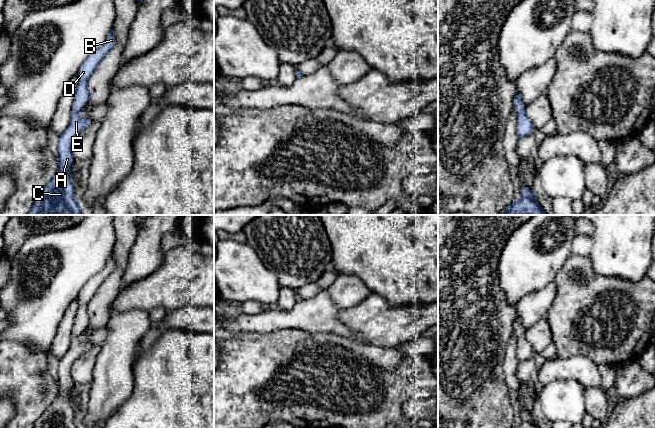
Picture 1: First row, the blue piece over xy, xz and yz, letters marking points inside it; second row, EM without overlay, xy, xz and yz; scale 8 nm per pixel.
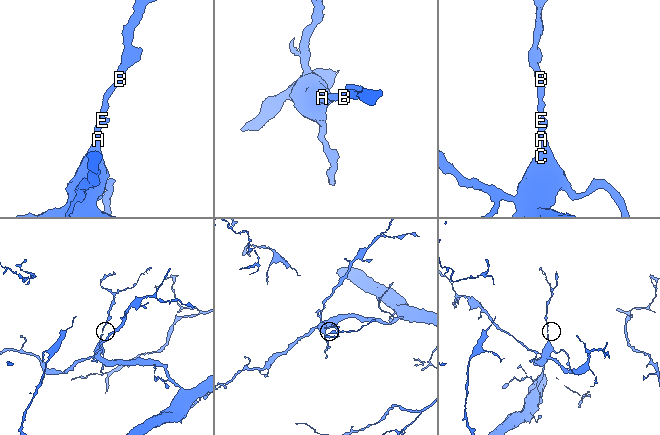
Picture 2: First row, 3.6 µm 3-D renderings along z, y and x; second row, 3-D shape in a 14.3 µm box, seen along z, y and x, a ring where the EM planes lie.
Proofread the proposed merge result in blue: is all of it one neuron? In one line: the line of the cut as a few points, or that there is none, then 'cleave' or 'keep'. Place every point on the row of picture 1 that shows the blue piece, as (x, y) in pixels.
cut none; keep

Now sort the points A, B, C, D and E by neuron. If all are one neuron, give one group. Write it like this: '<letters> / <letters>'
A B C D E

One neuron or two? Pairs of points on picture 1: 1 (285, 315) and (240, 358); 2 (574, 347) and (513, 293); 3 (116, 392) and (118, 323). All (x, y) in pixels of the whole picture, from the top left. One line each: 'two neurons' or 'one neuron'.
1: two neurons
2: two neurons
3: one neuron

